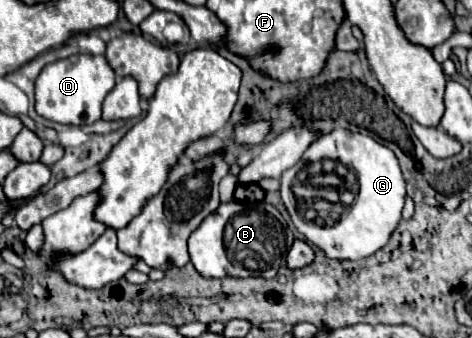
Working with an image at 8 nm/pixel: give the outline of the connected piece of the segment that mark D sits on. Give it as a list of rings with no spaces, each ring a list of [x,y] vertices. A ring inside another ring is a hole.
[[[73,54],[69,58],[47,64],[35,82],[35,110],[39,116],[59,122],[85,126],[101,118],[101,104],[115,86],[115,72],[105,56]]]

